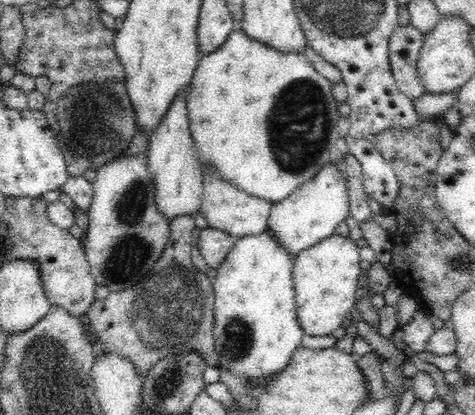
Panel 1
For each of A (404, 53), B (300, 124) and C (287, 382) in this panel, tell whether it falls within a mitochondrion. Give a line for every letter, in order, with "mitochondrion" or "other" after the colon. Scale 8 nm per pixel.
A: other
B: mitochondrion
C: other

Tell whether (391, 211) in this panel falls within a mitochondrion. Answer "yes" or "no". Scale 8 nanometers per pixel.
no

